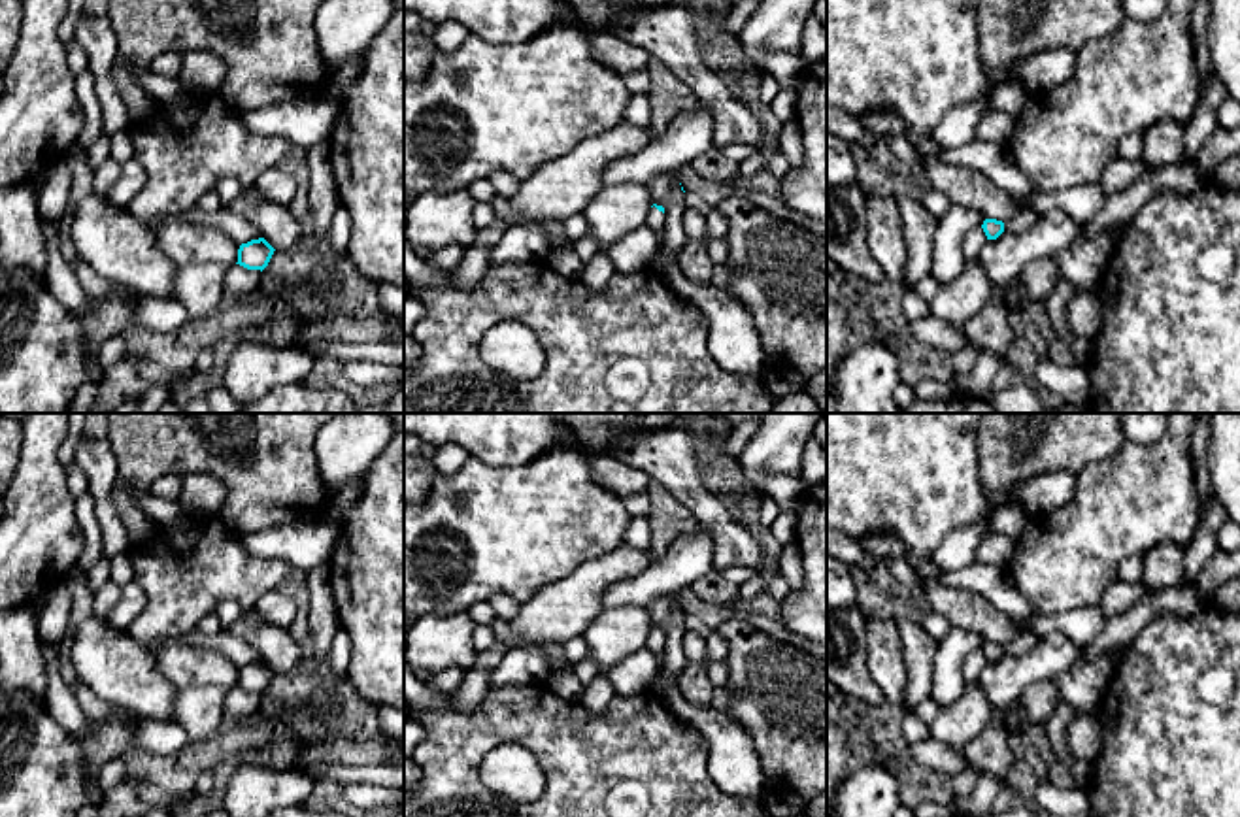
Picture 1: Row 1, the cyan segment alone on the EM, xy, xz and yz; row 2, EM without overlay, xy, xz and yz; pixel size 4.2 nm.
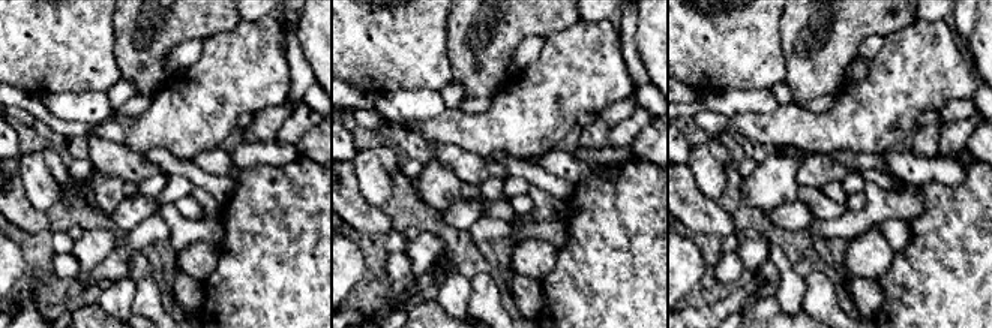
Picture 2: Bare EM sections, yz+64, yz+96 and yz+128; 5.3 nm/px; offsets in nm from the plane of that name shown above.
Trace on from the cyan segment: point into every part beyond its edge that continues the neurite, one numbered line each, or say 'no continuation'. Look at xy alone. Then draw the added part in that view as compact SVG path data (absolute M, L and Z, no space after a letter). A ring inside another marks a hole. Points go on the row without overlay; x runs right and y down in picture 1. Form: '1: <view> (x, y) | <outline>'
no continuation

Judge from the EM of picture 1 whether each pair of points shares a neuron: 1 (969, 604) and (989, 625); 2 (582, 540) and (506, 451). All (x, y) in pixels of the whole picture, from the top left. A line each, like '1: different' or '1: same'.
1: same
2: different

